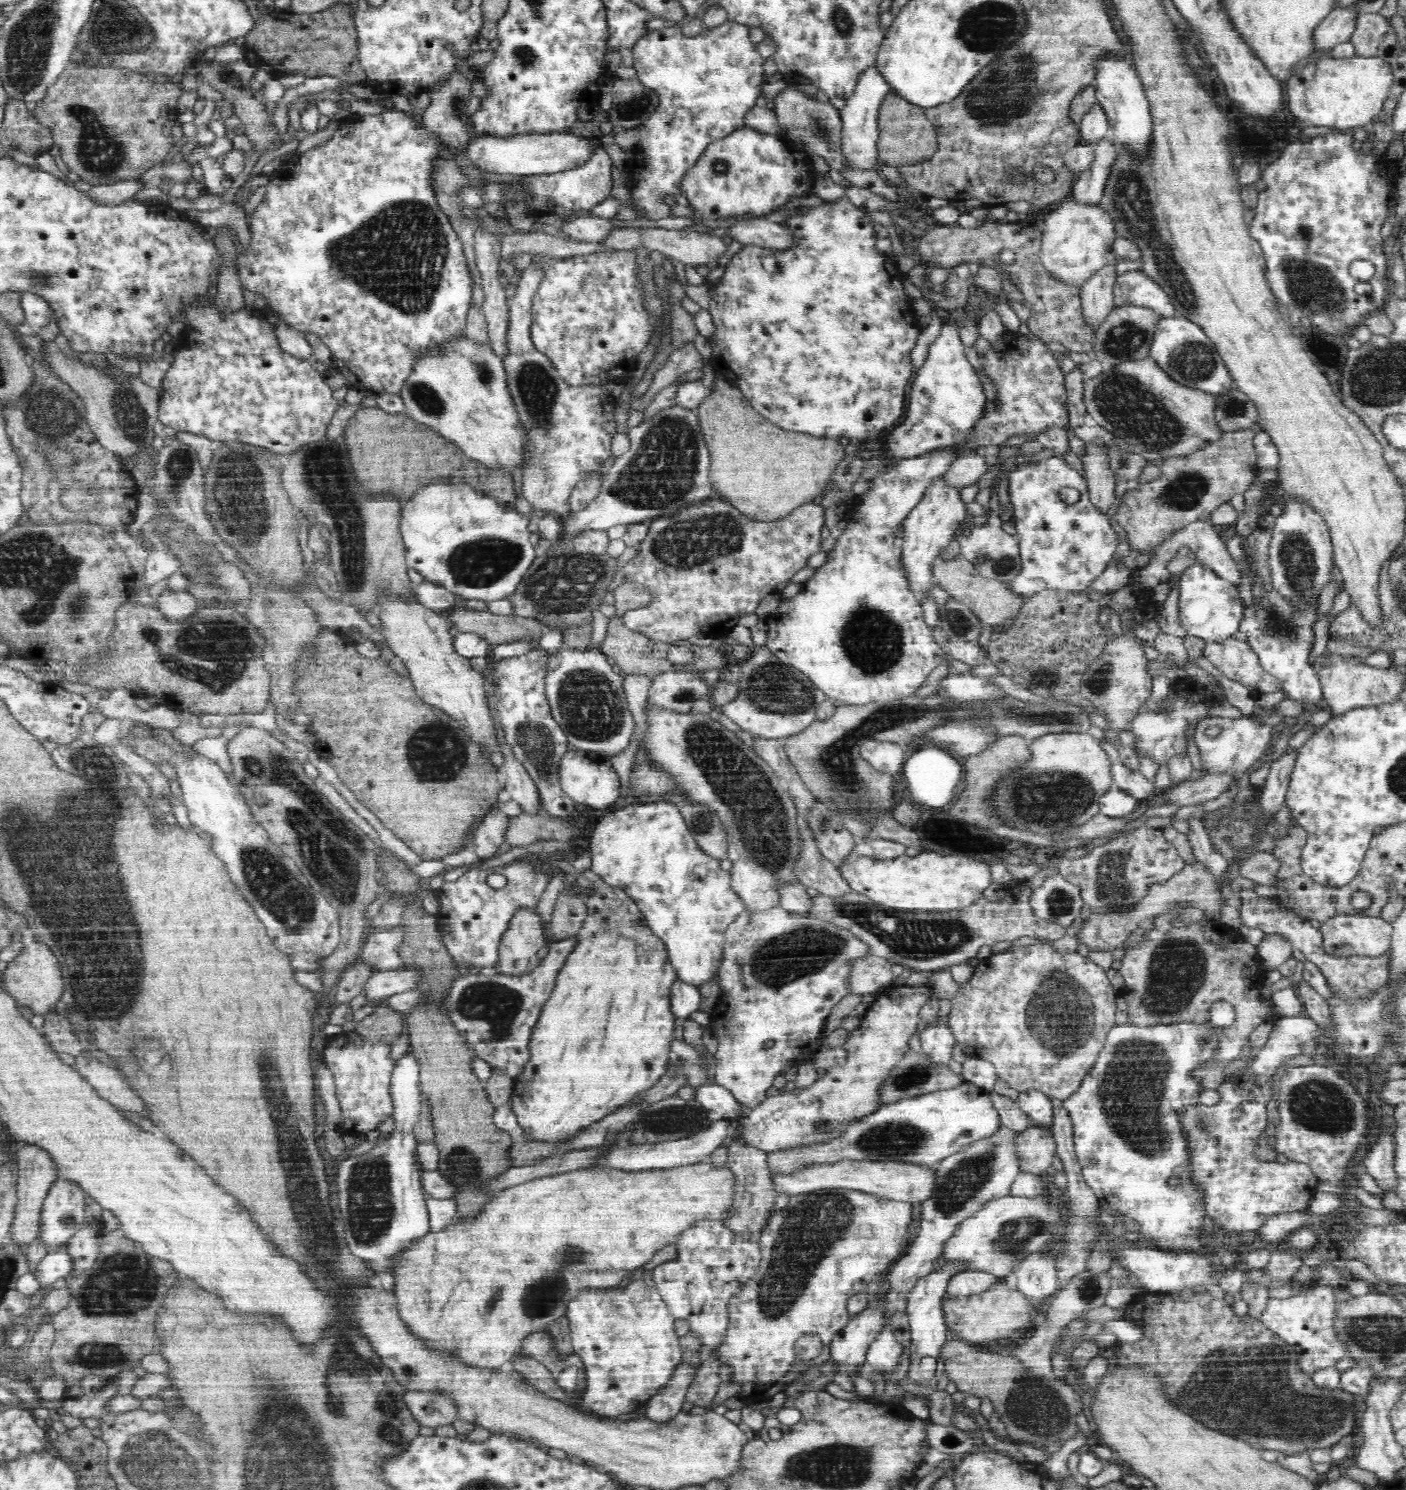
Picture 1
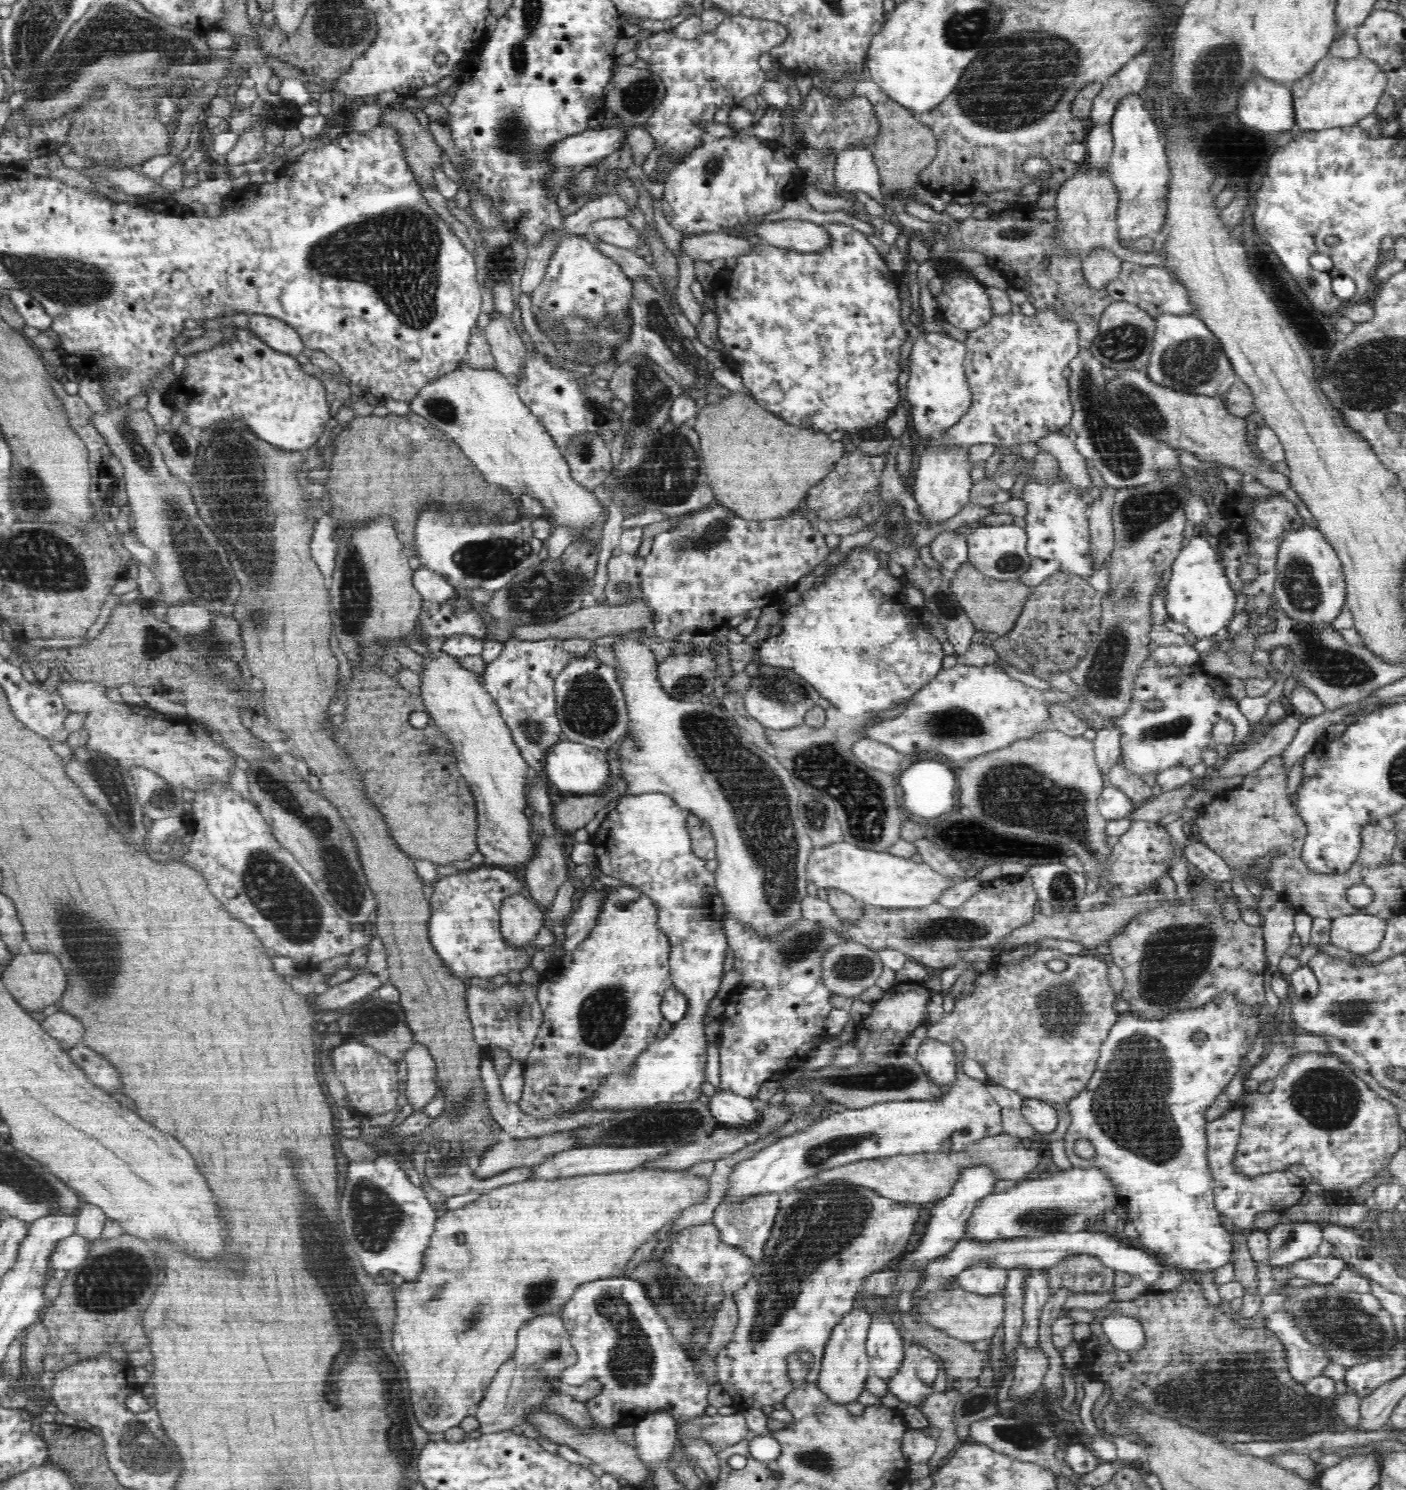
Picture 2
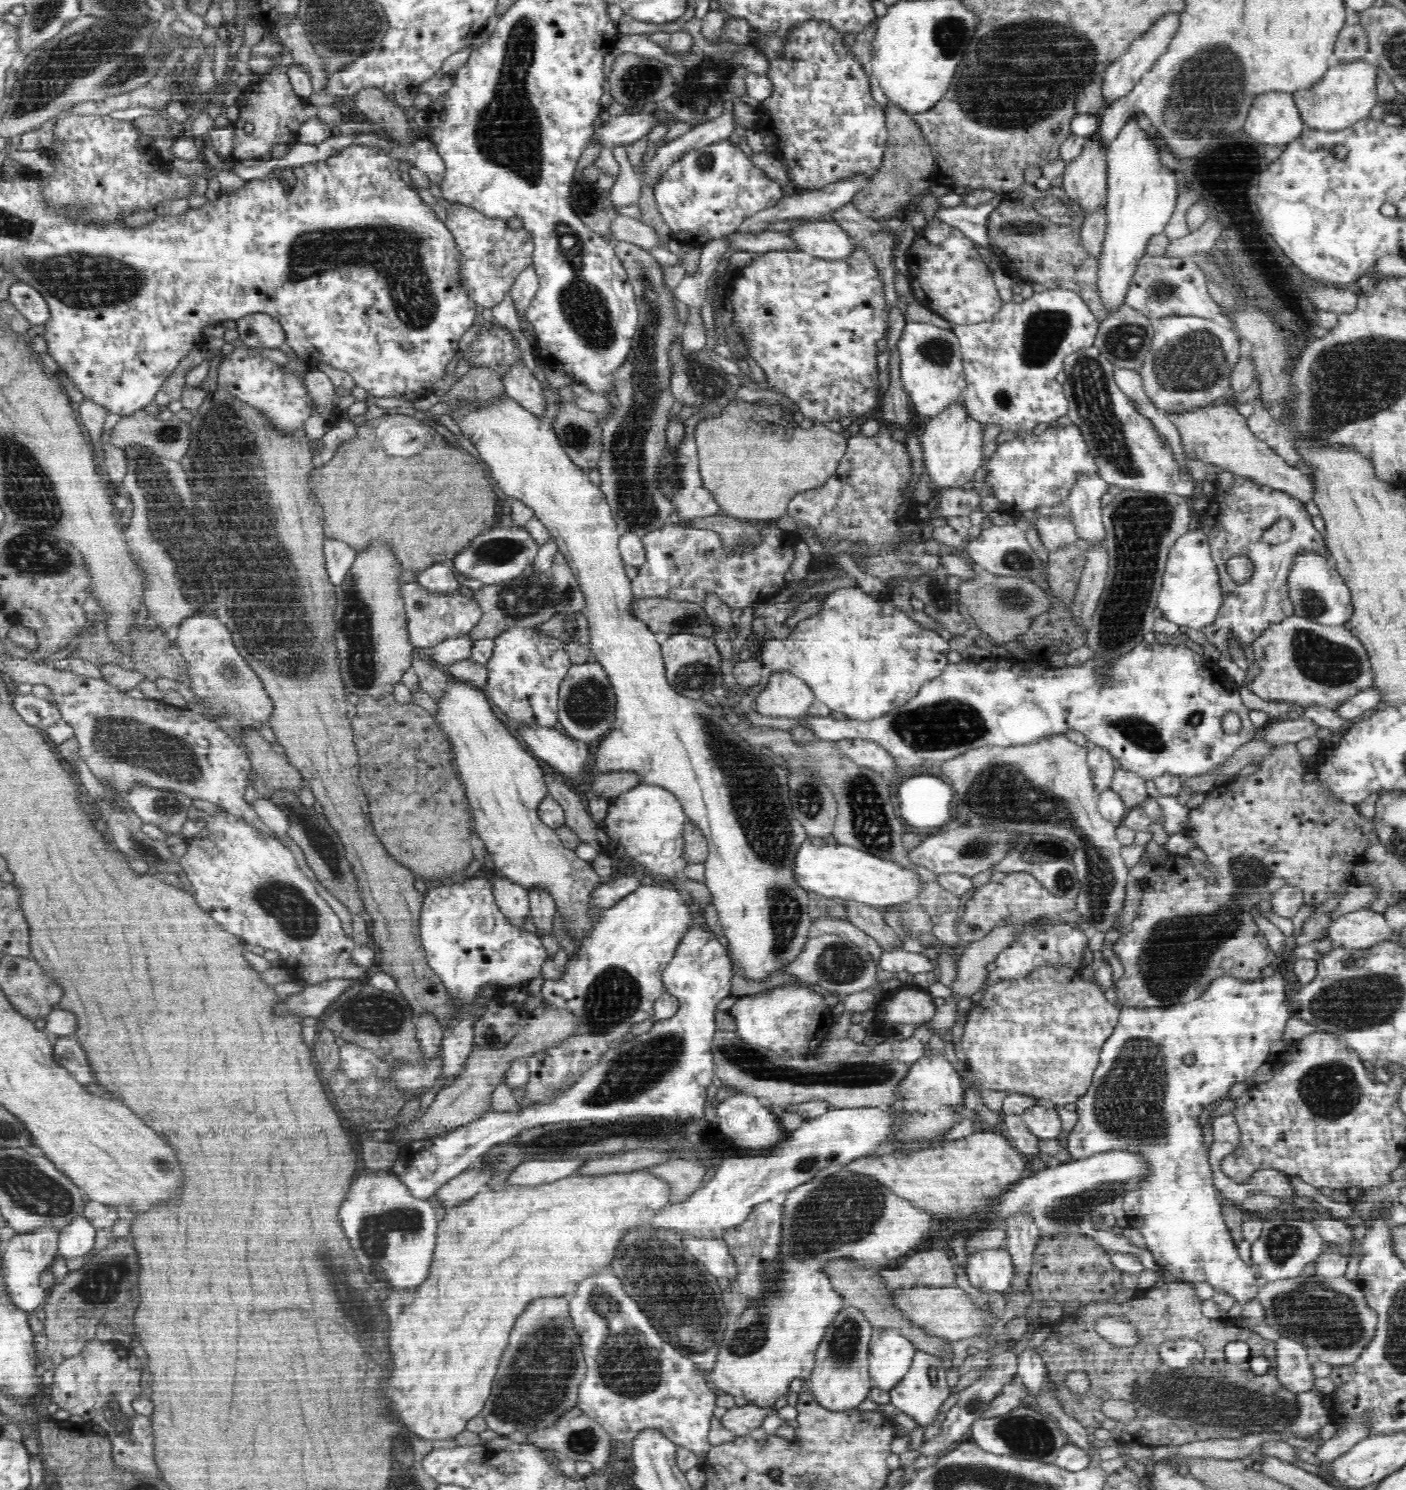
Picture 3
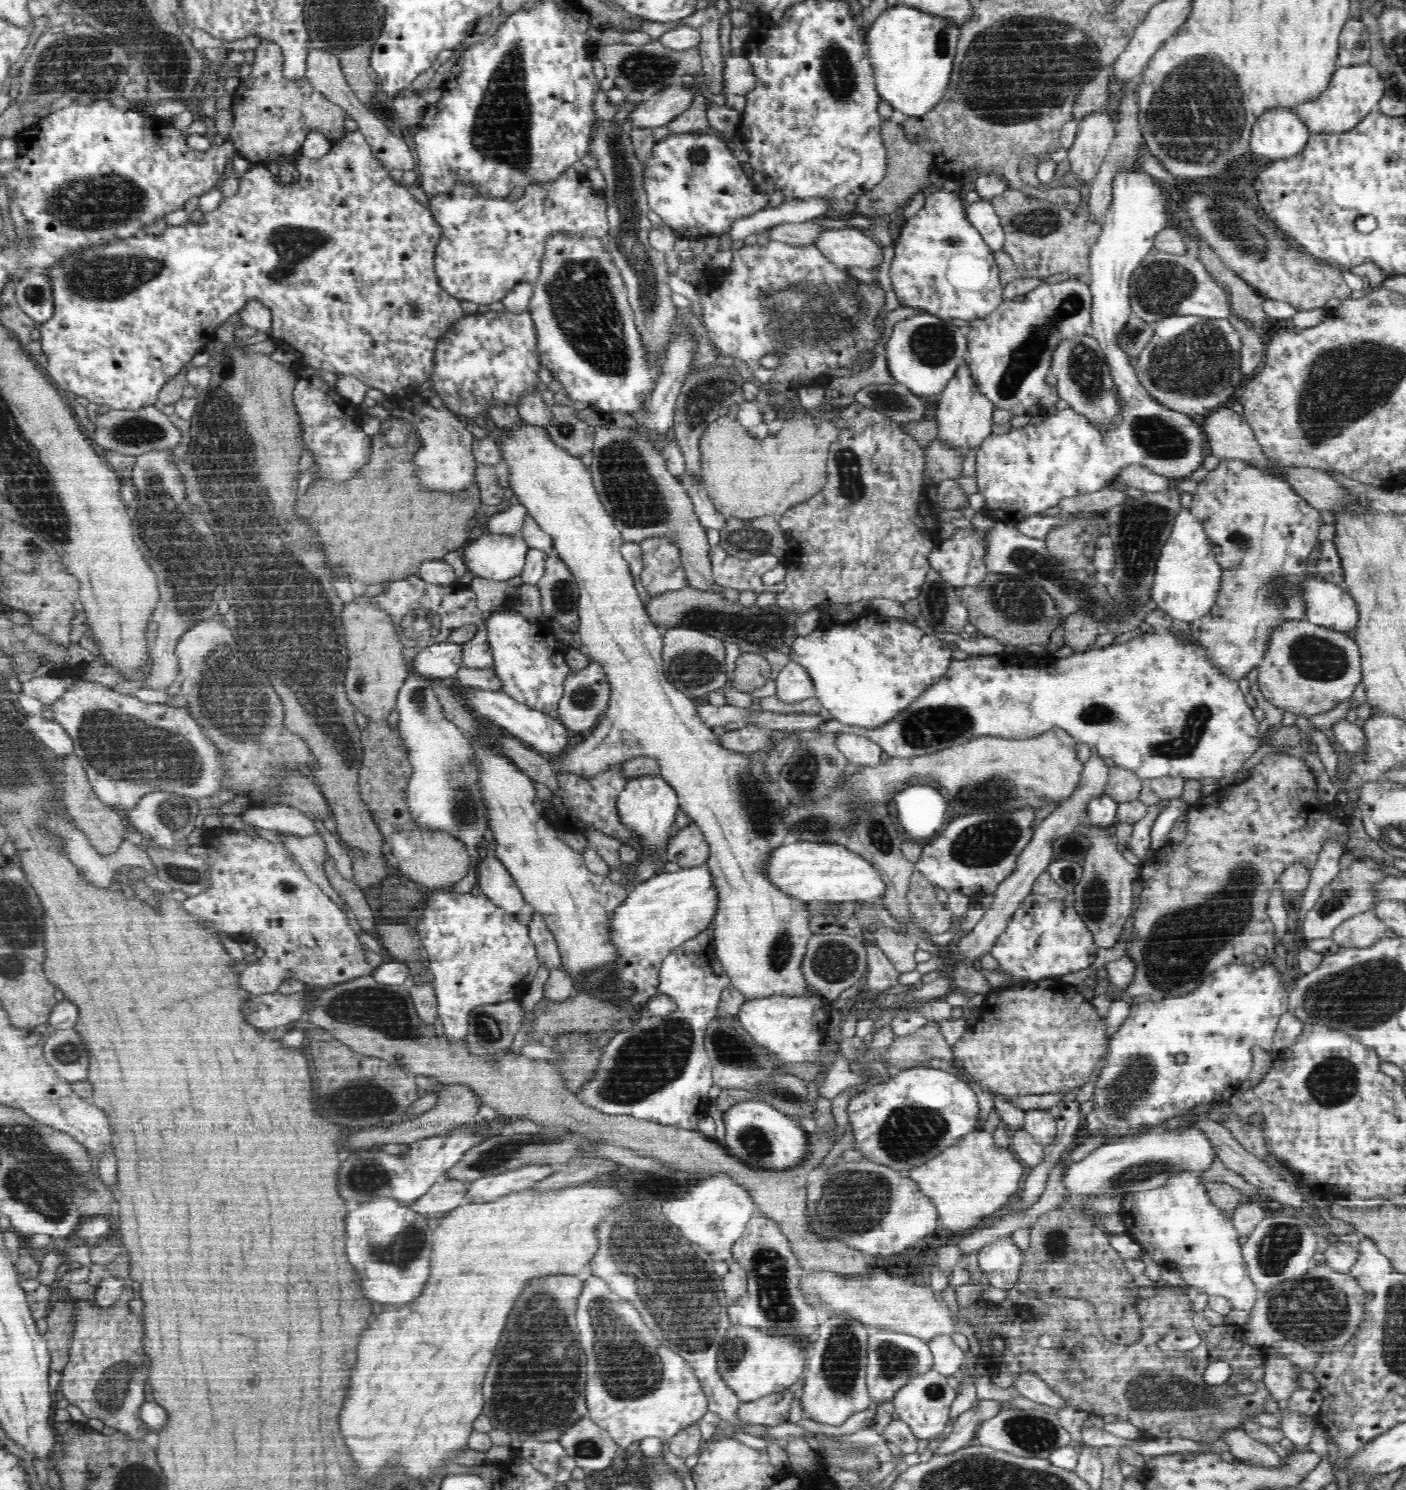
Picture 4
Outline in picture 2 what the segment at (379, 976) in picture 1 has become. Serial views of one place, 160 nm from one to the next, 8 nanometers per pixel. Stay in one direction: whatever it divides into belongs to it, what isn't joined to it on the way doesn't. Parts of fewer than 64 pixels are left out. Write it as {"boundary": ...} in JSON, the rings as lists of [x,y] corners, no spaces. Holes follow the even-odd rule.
{"boundary":[[[361,973],[353,977],[350,981],[338,984],[328,991],[318,994],[314,999],[317,1013],[320,1009],[336,1010],[345,1009],[350,1004],[362,1000],[369,995],[376,994],[383,986],[380,978],[373,973]]]}

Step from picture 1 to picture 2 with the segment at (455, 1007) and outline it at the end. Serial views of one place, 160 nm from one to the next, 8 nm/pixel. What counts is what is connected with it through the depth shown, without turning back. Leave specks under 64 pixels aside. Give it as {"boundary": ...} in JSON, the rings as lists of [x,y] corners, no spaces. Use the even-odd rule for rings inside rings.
{"boundary":[[[608,886],[603,887],[599,891],[593,890],[586,893],[578,903],[578,908],[571,912],[571,916],[566,924],[564,942],[561,944],[559,956],[554,955],[549,964],[568,952],[572,952],[582,940],[584,940],[597,921],[597,914],[601,909],[603,898],[605,897],[605,890]],[[467,983],[467,1011],[473,1028],[473,1037],[486,1056],[493,1056],[494,1048],[505,1050],[511,1059],[525,1062],[540,1025],[542,1024],[542,1007],[538,1003],[537,986],[506,983],[503,986],[482,988]]]}

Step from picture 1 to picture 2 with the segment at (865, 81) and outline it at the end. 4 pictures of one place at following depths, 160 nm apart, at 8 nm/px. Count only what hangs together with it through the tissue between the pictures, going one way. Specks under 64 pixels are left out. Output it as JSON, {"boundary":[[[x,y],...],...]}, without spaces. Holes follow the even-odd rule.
{"boundary":[[[850,146],[848,150],[841,150],[837,154],[834,170],[836,186],[848,192],[865,192],[880,205],[884,205],[880,175],[872,149]]]}

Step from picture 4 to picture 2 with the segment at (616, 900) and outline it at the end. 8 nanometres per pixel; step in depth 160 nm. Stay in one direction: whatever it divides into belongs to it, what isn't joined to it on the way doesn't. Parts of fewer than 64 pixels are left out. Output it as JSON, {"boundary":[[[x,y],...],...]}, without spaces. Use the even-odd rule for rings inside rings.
{"boundary":[[[440,650],[437,653],[423,656],[424,664],[421,672],[421,697],[430,719],[435,722],[439,731],[456,748],[456,762],[459,772],[464,774],[468,782],[467,790],[474,797],[477,812],[477,851],[480,851],[492,865],[504,866],[504,869],[516,870],[524,866],[534,854],[534,842],[530,840],[531,822],[522,810],[528,808],[528,766],[518,746],[514,745],[512,732],[500,715],[498,706],[490,693],[484,688],[481,676],[460,667],[458,657],[447,655]]]}

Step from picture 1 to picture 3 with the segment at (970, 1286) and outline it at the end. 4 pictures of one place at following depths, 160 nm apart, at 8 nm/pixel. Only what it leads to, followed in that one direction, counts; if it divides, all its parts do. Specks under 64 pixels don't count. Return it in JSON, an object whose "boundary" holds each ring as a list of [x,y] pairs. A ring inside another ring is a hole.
{"boundary":[[[986,1250],[969,1257],[965,1272],[974,1288],[1001,1293],[1013,1279],[1014,1265],[1008,1250]]]}

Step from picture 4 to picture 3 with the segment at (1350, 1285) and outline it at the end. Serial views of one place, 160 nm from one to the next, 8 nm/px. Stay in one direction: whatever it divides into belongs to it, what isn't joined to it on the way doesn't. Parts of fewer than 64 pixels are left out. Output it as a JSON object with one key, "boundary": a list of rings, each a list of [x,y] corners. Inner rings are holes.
{"boundary":[[[1290,1277],[1263,1282],[1257,1298],[1265,1311],[1265,1321],[1280,1336],[1304,1345],[1313,1359],[1342,1366],[1358,1360],[1362,1350],[1374,1338],[1378,1313],[1369,1307],[1364,1292],[1346,1277]]]}

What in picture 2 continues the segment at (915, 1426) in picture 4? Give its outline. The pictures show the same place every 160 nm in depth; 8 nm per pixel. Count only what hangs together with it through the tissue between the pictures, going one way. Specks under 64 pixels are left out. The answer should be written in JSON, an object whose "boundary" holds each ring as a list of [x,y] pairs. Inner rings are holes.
{"boundary":[[[906,1343],[904,1358],[896,1375],[888,1380],[889,1391],[904,1401],[906,1406],[918,1406],[931,1394],[946,1390],[946,1374],[941,1370],[932,1386],[924,1384],[916,1374],[917,1362],[923,1358],[934,1359],[943,1367],[942,1361],[924,1345]]]}

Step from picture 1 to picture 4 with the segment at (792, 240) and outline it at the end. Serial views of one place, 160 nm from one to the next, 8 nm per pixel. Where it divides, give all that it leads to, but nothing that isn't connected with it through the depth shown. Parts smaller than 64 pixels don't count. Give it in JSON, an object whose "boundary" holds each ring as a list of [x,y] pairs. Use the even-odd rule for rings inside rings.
{"boundary":[[[826,229],[813,244],[828,261],[840,267],[872,270],[884,262],[881,244],[860,229]]]}

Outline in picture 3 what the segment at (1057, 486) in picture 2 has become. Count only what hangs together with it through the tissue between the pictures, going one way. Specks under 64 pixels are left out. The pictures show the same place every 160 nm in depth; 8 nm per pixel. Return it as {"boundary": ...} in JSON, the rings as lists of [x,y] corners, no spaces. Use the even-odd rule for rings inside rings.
{"boundary":[[[1038,515],[1033,528],[1038,531],[1040,542],[1046,546],[1047,549],[1054,550],[1054,548],[1062,548],[1066,544],[1077,544],[1080,541],[1076,527],[1072,523],[1072,516],[1052,516],[1052,515]]]}

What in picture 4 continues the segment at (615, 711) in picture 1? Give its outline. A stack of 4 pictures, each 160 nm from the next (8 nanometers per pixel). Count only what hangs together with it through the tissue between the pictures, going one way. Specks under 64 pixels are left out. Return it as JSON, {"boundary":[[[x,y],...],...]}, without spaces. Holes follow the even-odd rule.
{"boundary":[[[591,662],[581,671],[571,672],[565,680],[564,694],[559,700],[559,722],[573,733],[582,733],[598,723],[610,700],[610,683],[601,664]]]}

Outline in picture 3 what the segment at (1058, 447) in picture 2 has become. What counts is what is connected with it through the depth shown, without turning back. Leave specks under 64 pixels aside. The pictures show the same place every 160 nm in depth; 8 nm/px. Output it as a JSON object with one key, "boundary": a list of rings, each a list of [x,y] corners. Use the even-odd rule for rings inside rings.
{"boundary":[[[1082,475],[1070,491],[1068,504],[1072,523],[1085,546],[1104,543],[1107,532],[1102,518],[1101,498],[1108,484],[1096,475]]]}

